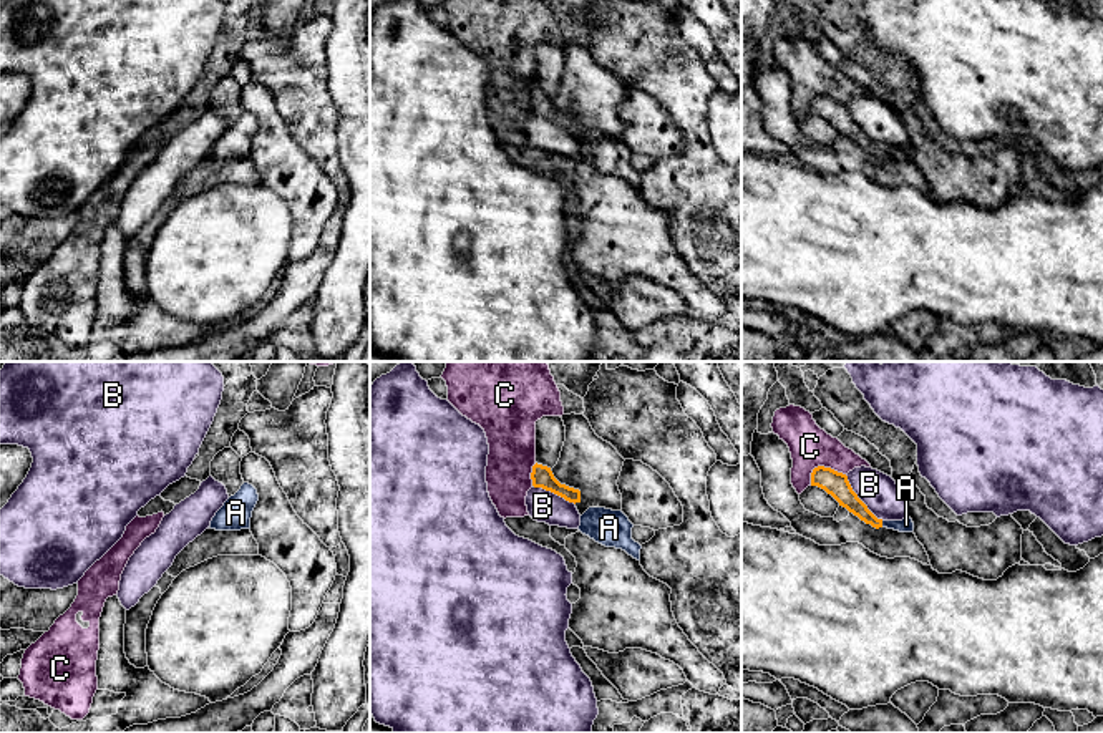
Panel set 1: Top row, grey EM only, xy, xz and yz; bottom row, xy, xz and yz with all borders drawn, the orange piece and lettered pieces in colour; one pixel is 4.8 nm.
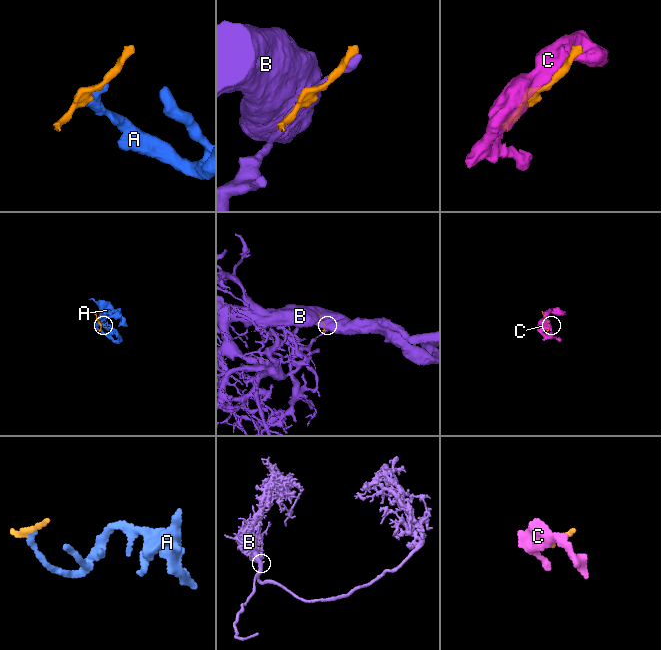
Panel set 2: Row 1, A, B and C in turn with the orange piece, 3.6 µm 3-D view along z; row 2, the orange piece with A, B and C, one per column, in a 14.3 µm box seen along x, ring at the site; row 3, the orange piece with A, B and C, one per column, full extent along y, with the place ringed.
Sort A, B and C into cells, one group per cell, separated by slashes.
A / B / C

